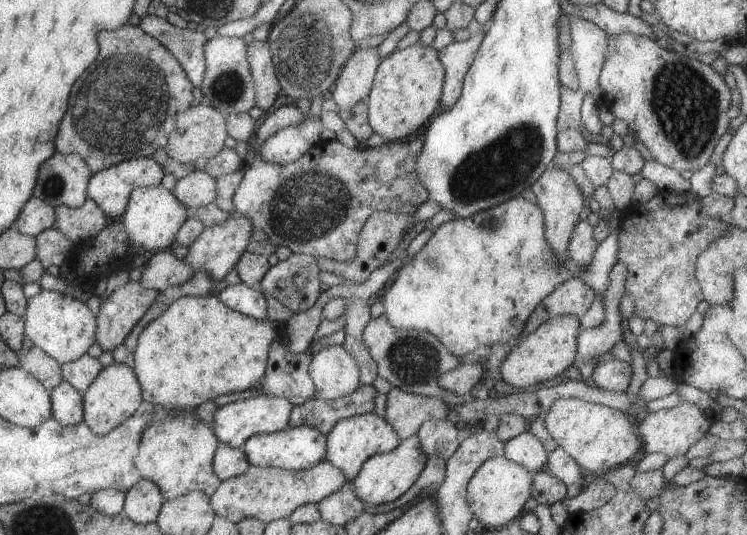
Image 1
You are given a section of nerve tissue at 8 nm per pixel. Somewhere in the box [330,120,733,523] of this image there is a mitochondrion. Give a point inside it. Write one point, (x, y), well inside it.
(505, 164)

